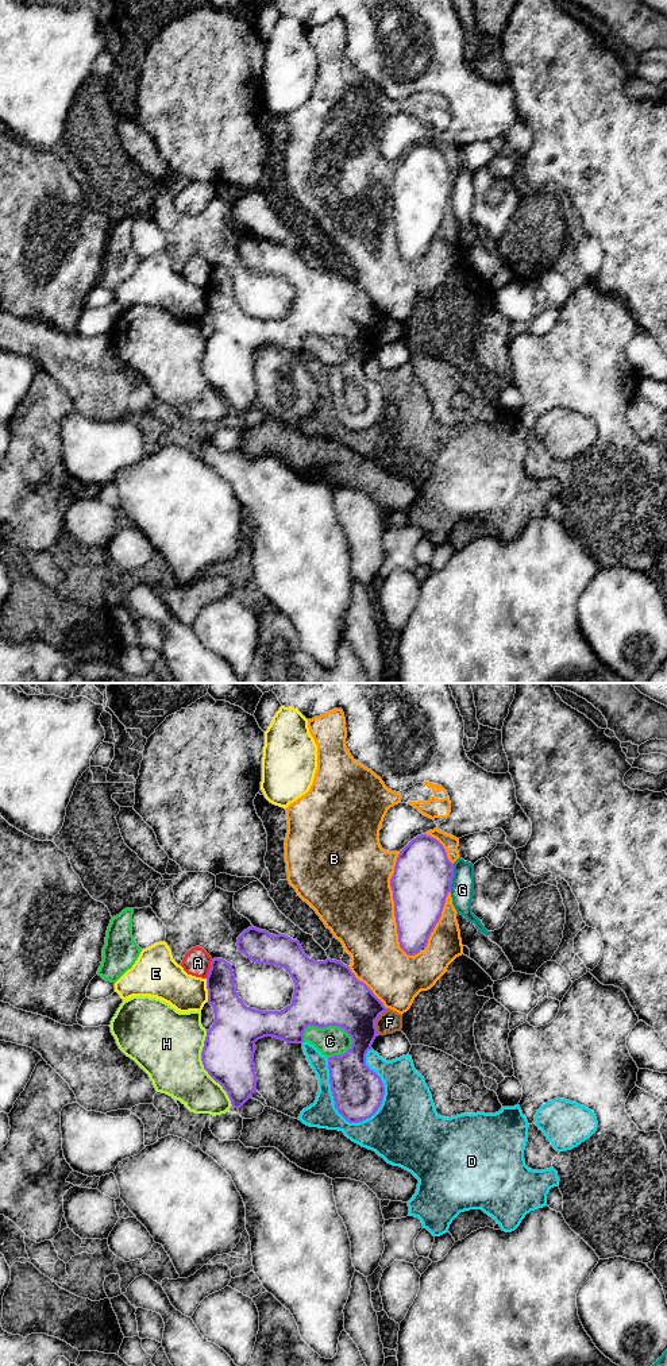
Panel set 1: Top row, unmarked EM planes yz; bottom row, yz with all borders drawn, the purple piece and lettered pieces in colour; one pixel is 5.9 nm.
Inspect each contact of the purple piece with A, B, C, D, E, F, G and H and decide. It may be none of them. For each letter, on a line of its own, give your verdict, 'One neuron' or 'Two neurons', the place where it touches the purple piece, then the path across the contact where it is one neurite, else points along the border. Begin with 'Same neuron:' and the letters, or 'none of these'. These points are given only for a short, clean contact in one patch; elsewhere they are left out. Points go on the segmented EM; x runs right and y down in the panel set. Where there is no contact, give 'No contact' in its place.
Same neuron: none of these
A: Two neurons. Touches purple at yz (209, 969)
B: Two neurons. Touches purple at yz (394, 906)
C: Two neurons. Touches purple at yz (330, 1025)
D: Two neurons. Touches purple at yz (384, 1092)
E: Two neurons. Touches purple at yz (207, 988)
F: Two neurons. Touches purple at yz (376, 1019)
G: Two neurons. Touches purple at yz (452, 876). Boundary: yz (454, 864), (450, 891)
H: Two neurons. Touches purple at yz (204, 1067)

